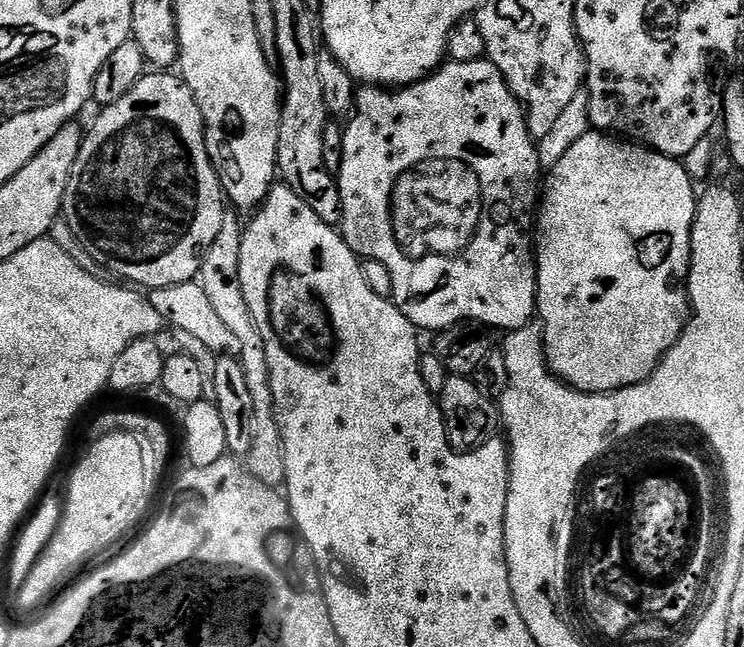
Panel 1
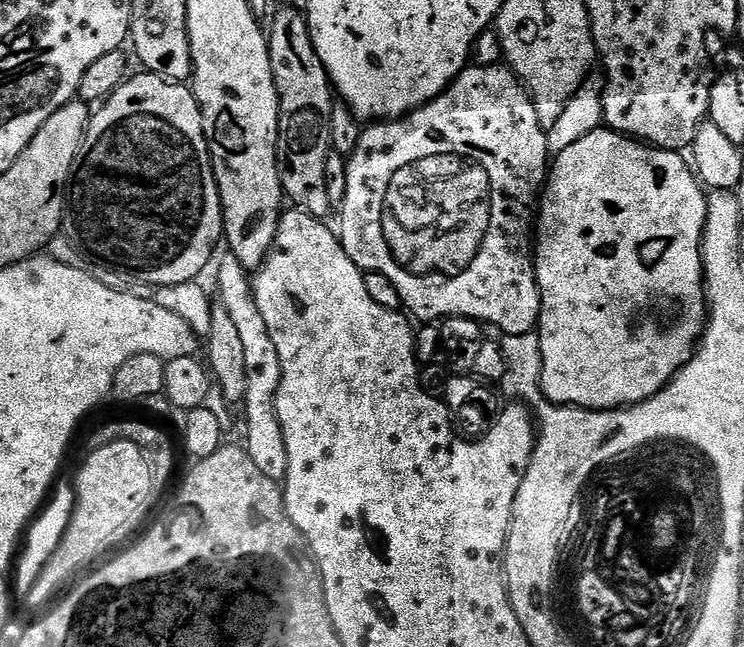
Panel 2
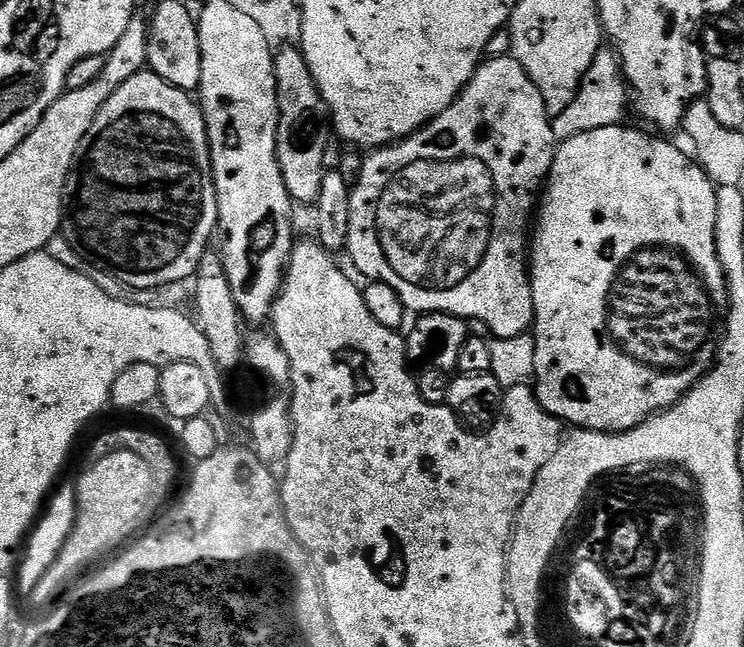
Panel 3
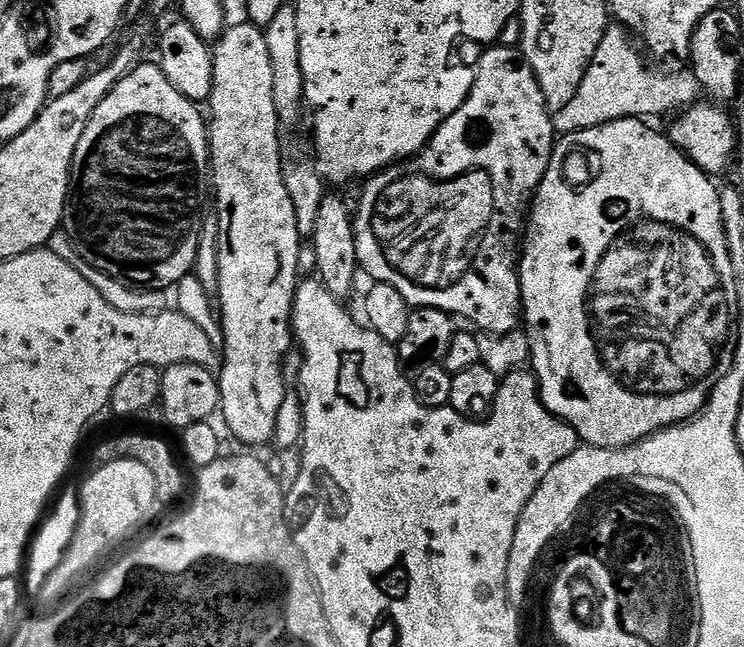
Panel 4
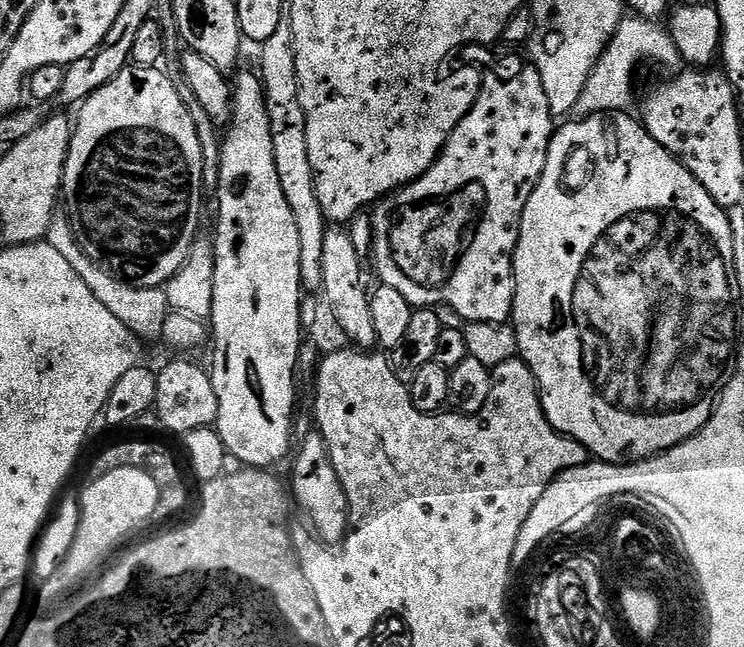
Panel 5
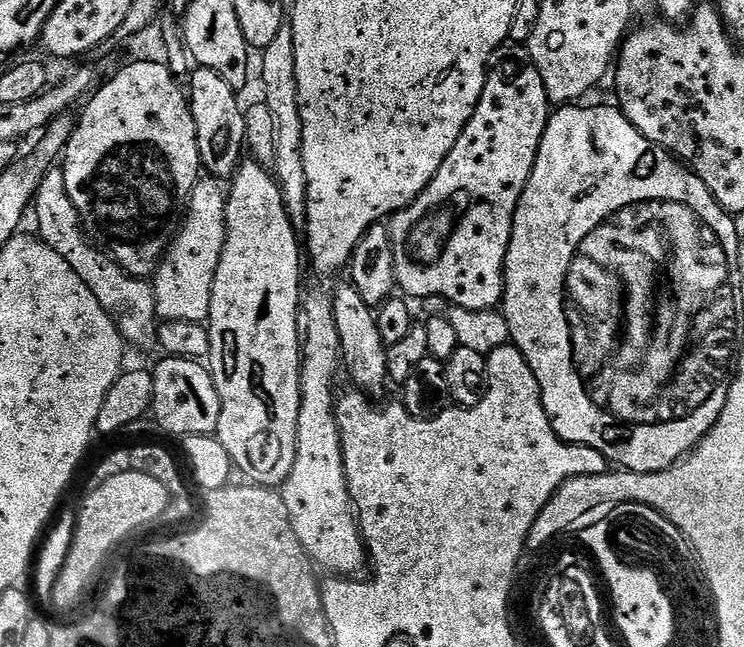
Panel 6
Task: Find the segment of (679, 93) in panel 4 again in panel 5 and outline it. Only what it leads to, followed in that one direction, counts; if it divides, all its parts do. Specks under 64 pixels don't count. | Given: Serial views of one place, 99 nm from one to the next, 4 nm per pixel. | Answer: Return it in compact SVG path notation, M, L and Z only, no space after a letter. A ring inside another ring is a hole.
M628 14L621 20L618 30L612 35L606 50L596 60L591 77L583 87L581 97L575 104L574 114L583 118L594 113L625 111L634 98L634 76L636 68L646 60L652 60L666 68L679 69L683 65L681 52L677 48L669 29L659 21L642 14Z

